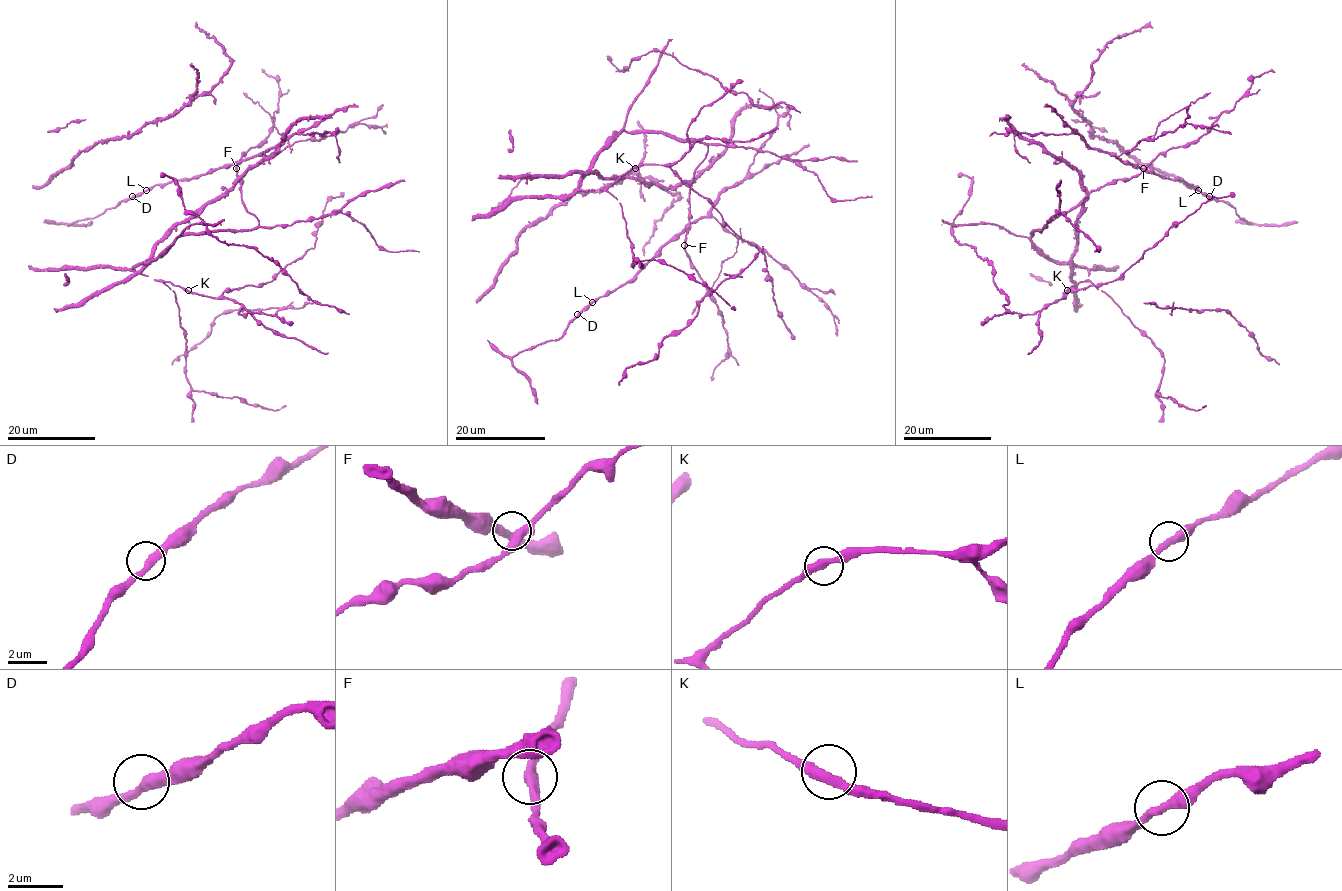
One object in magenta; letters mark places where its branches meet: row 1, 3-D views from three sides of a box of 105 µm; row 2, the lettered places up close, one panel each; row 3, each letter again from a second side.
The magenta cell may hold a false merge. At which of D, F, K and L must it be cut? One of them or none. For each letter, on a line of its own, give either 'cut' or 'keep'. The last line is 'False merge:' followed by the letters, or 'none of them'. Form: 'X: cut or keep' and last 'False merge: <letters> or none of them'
D: keep
F: keep
K: keep
L: keep
False merge: none of them

